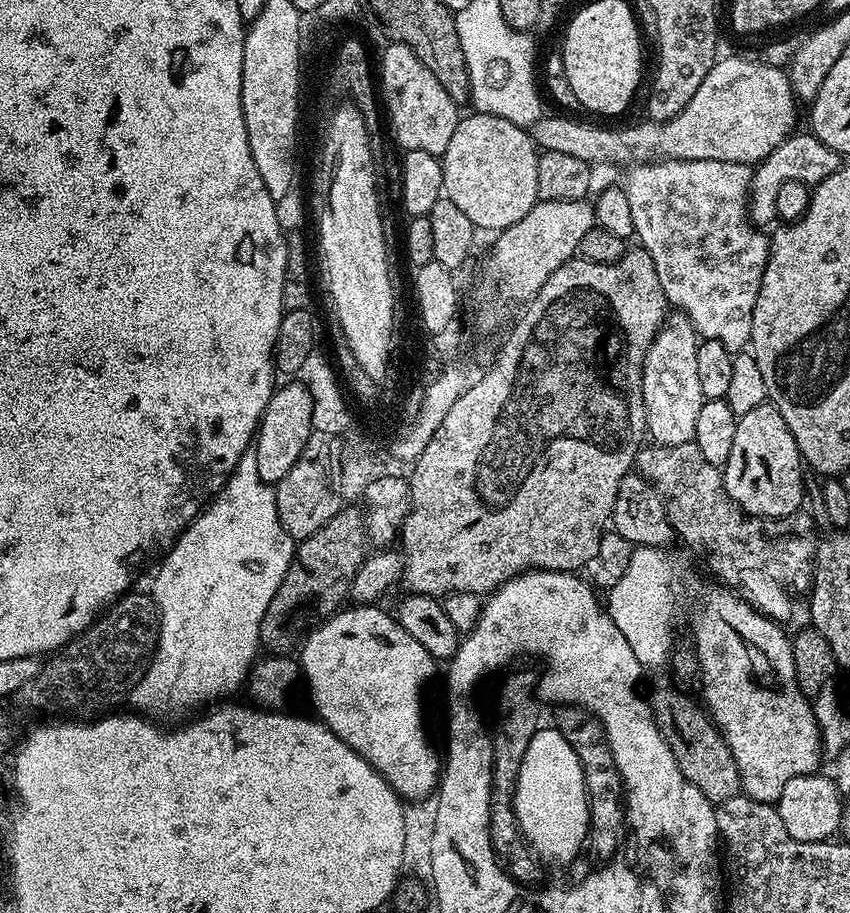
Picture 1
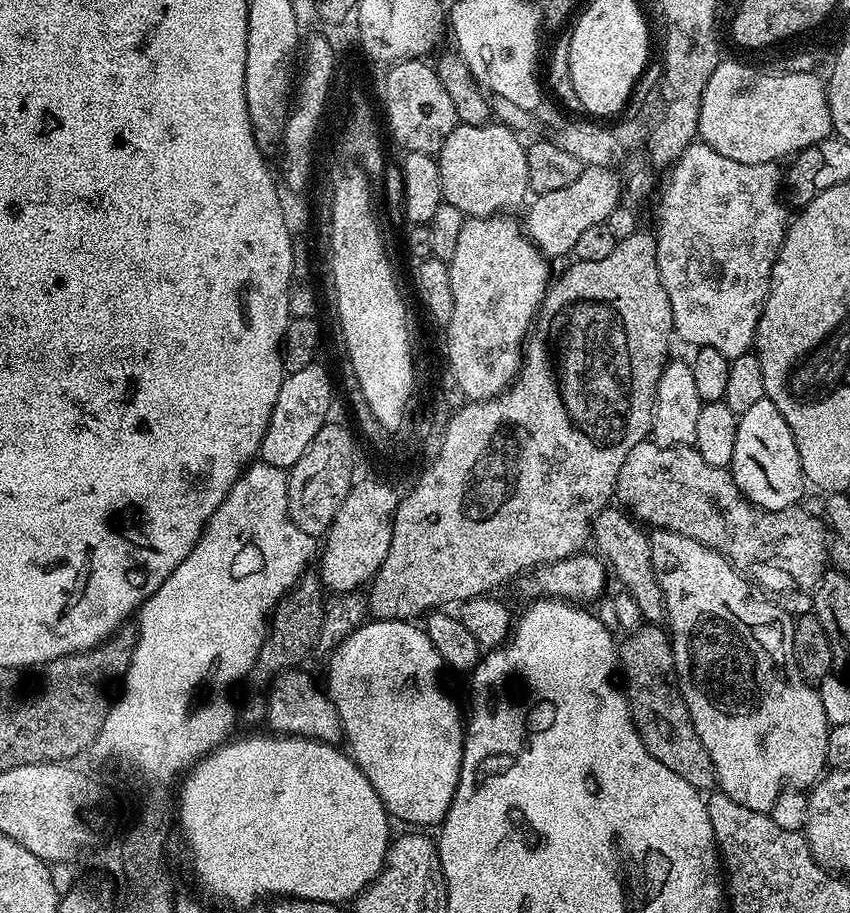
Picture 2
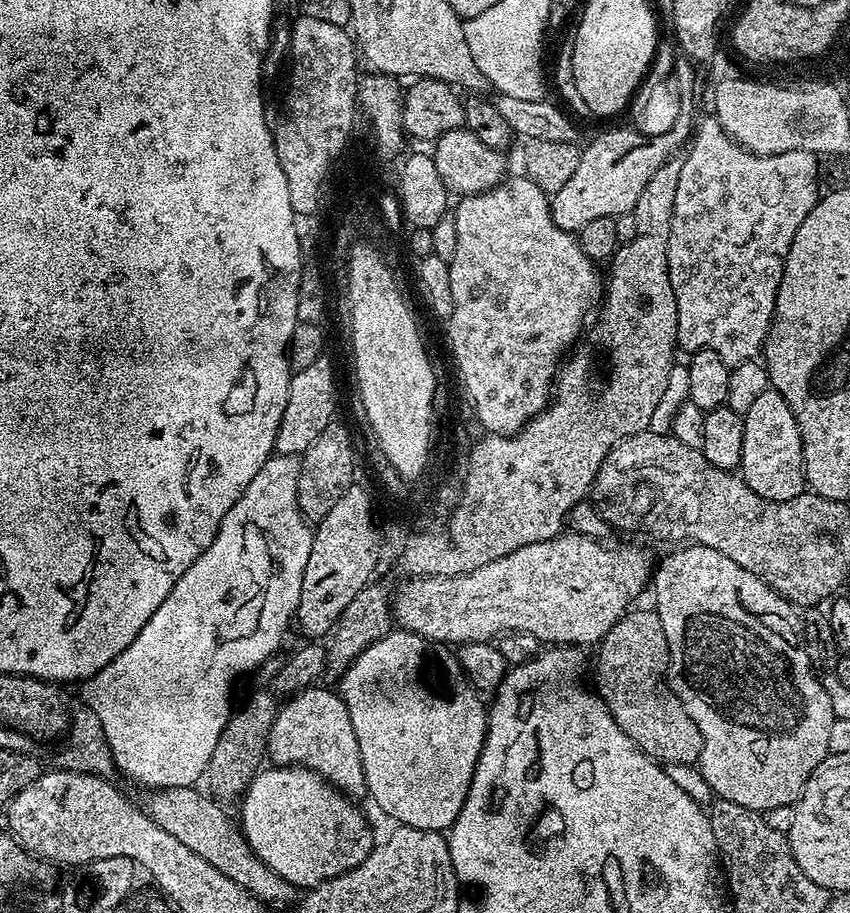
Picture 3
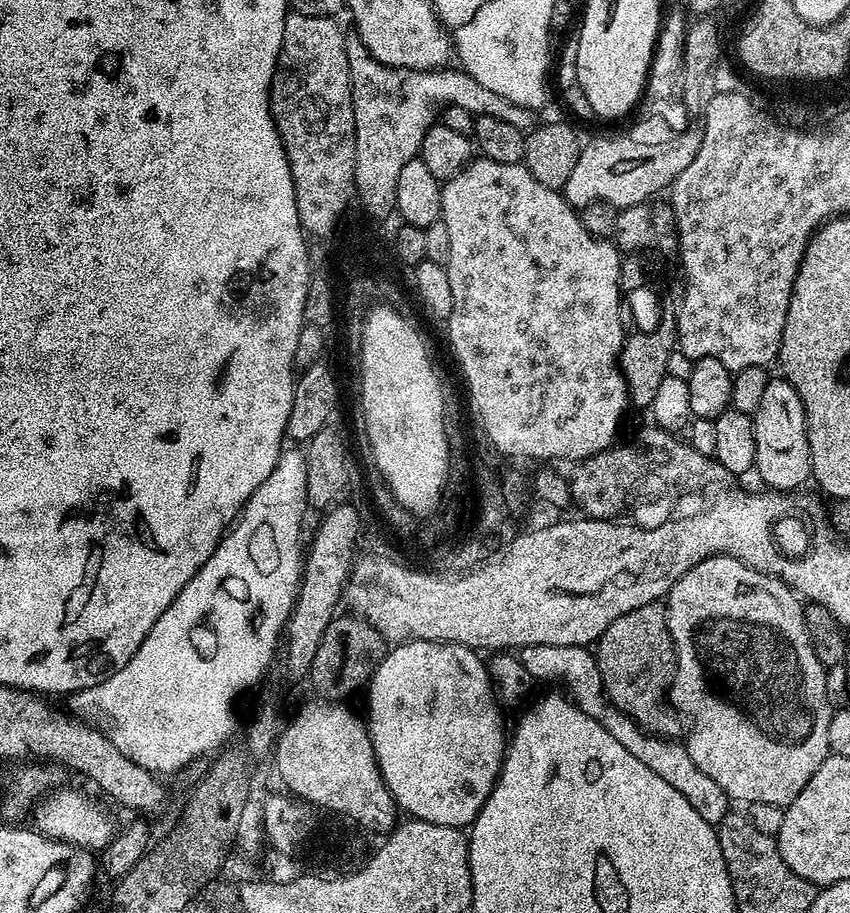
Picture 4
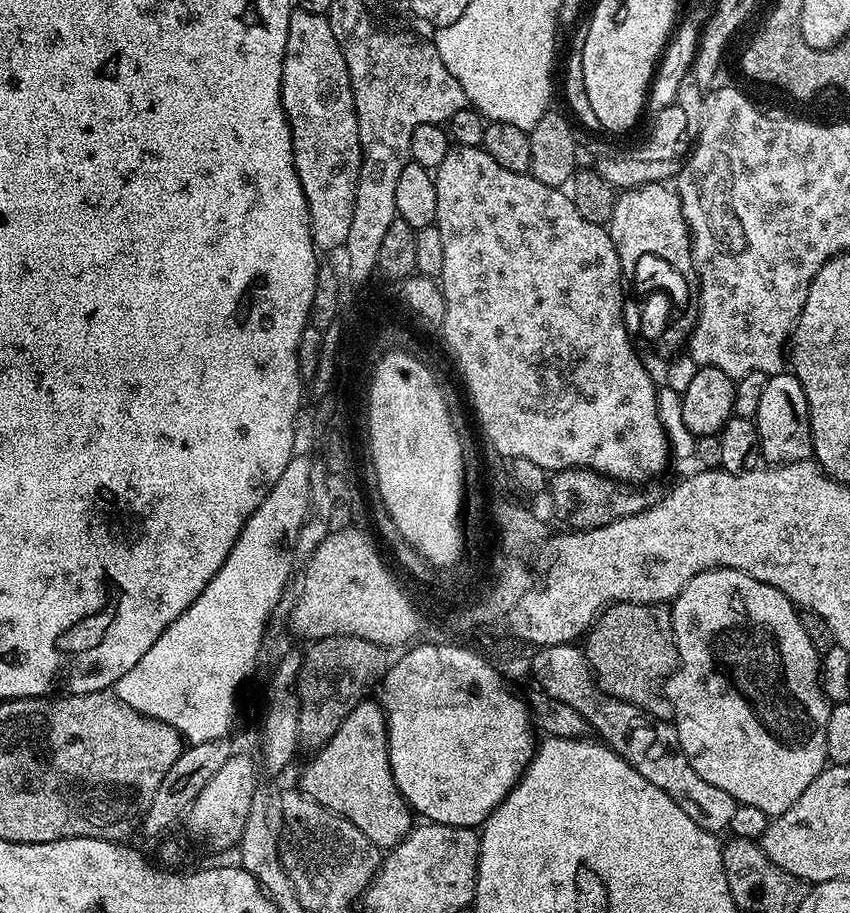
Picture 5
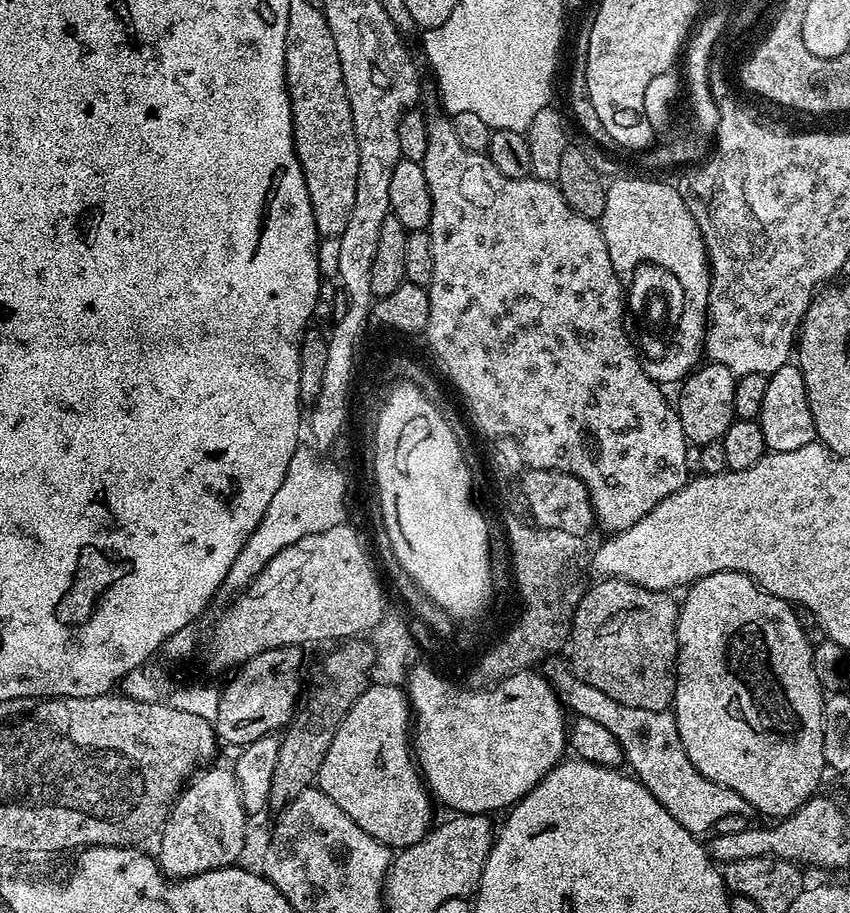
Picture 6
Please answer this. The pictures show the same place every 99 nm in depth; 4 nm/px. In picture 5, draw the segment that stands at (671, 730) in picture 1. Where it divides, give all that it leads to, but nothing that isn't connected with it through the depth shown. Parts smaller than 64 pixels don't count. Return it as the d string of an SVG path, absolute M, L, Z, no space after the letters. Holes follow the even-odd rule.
M667 603L607 605L588 629L582 647L602 691L638 706L659 720L672 720L672 703L666 695L666 681L678 667L678 650L672 610Z

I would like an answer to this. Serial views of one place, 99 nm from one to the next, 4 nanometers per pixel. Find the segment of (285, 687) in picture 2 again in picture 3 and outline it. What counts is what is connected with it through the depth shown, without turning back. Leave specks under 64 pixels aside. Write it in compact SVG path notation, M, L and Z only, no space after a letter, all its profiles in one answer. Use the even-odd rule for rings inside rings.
M320 687L304 688L295 695L289 695L277 707L276 717L270 726L267 759L276 766L310 768L347 795L363 797L366 789L362 758L358 738L354 738L354 726L350 726L350 714L339 691L332 689L331 692Z

